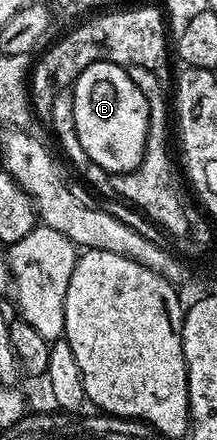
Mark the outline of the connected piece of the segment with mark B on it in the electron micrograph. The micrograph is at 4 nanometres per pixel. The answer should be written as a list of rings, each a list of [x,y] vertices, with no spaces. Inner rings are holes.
[[[116,60],[91,64],[87,68],[83,68],[83,72],[75,79],[71,93],[75,130],[78,133],[79,142],[82,144],[82,153],[110,176],[132,174],[143,160],[148,134],[148,116],[151,111],[143,92],[131,80],[128,69],[124,65],[121,67]]]

